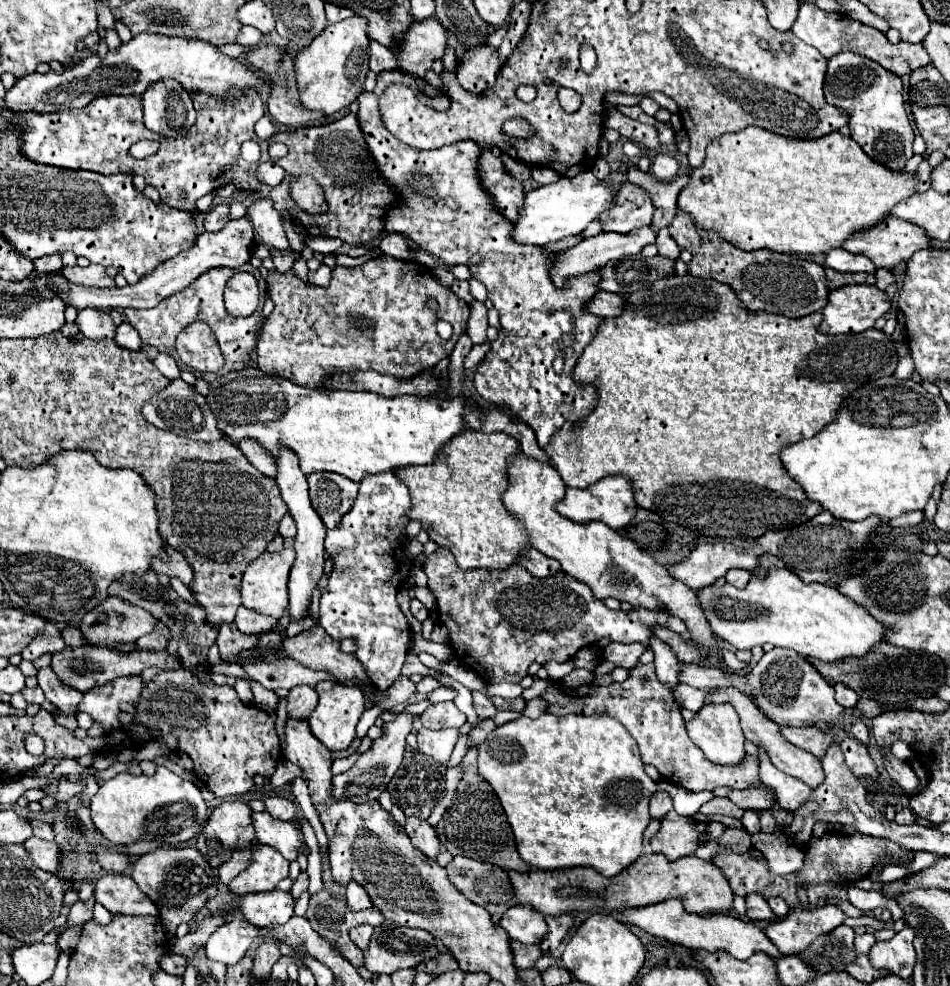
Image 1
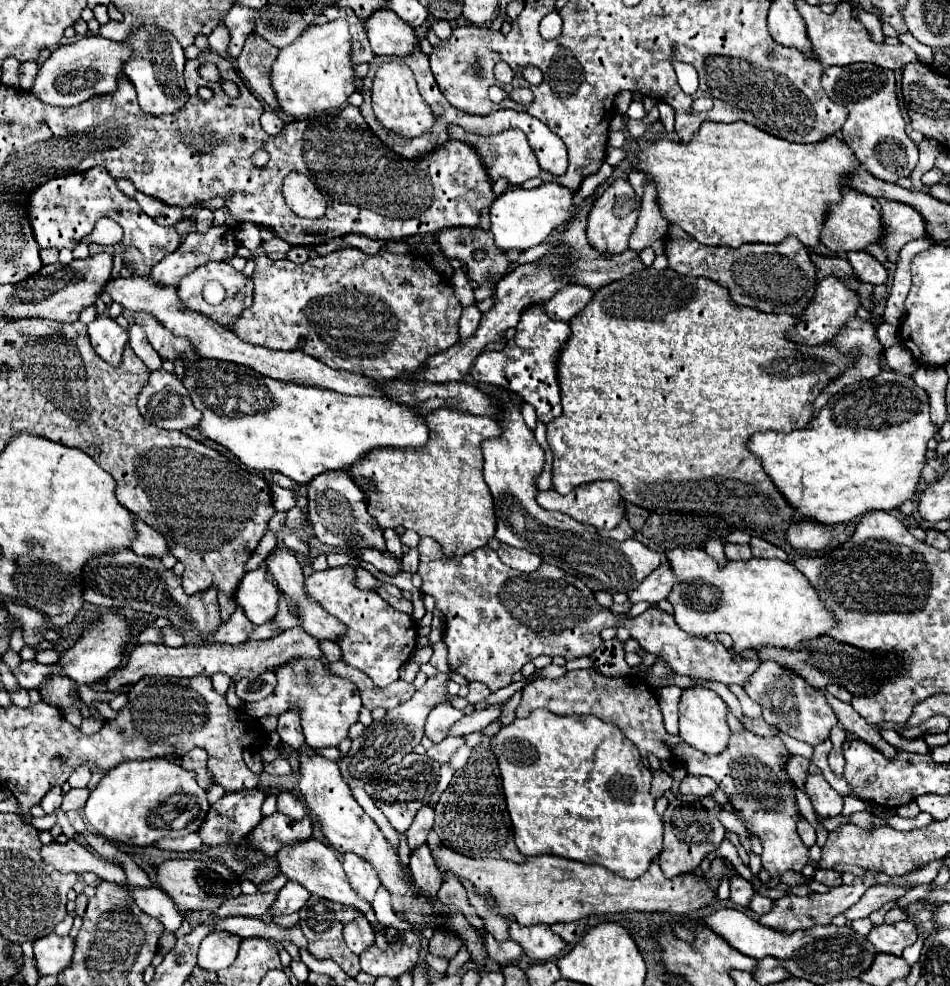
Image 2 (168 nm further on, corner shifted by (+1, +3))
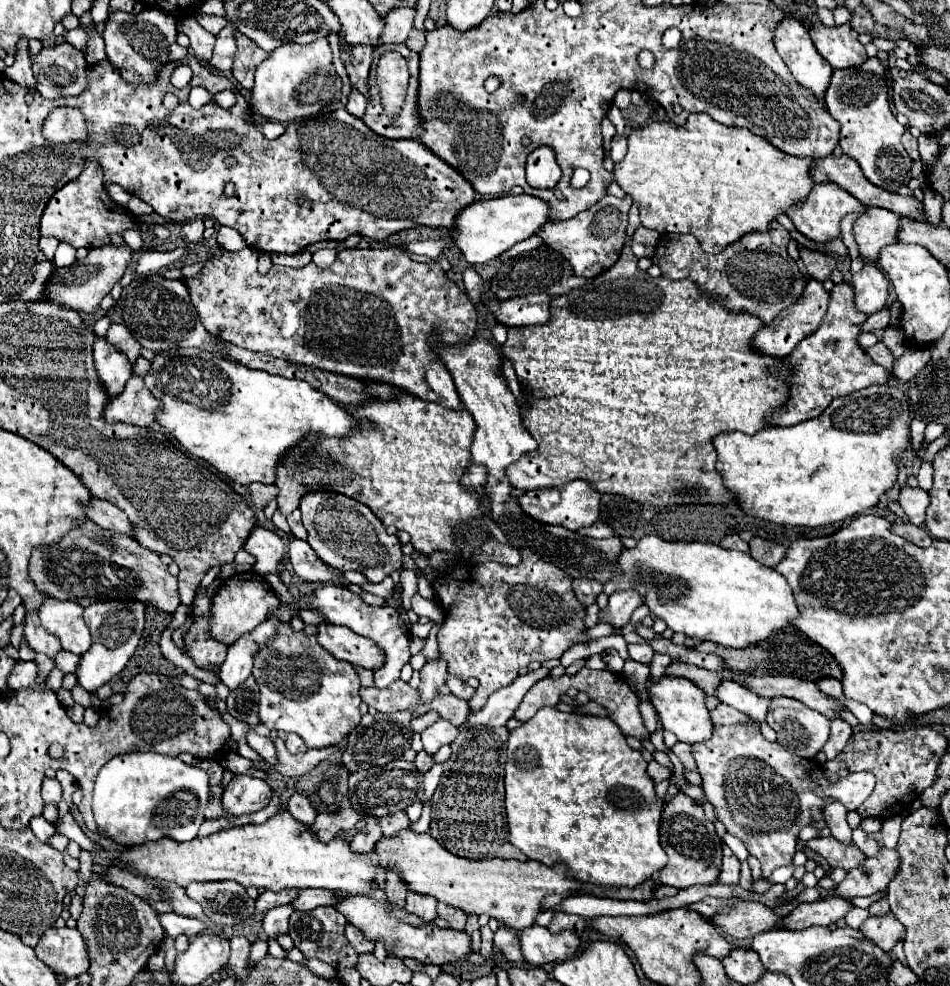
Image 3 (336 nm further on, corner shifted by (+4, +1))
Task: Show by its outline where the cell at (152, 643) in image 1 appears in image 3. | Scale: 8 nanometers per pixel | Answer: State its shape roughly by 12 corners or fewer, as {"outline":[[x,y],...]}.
{"outline":[[195,595],[185,635],[201,669],[219,669],[227,647],[209,637],[209,595]]}

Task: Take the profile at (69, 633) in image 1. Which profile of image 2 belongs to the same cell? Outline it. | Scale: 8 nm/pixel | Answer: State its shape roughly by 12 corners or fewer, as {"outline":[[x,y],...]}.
{"outline":[[150,627],[136,637],[138,643],[162,643],[160,629]]}

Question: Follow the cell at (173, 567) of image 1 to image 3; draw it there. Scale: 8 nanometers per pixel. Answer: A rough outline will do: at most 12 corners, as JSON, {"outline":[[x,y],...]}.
{"outline":[[93,497],[85,515],[115,533],[133,537],[131,521],[105,499]]}

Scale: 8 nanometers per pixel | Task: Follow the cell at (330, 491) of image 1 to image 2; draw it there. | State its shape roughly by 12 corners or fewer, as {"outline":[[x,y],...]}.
{"outline":[[344,471],[308,483],[308,517],[326,545],[386,549]]}

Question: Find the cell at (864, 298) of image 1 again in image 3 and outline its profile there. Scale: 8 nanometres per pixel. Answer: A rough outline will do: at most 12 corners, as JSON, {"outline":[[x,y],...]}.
{"outline":[[817,279],[763,325],[751,345],[787,357],[825,315],[829,293]]}

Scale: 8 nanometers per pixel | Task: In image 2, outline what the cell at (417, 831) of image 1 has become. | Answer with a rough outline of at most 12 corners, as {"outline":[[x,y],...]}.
{"outline":[[426,843],[410,855],[420,889],[434,897],[442,875]]}

